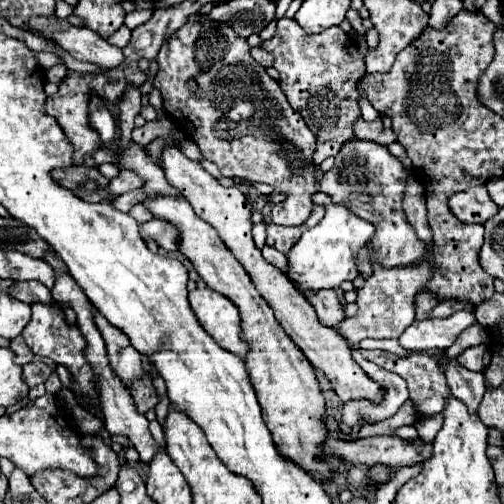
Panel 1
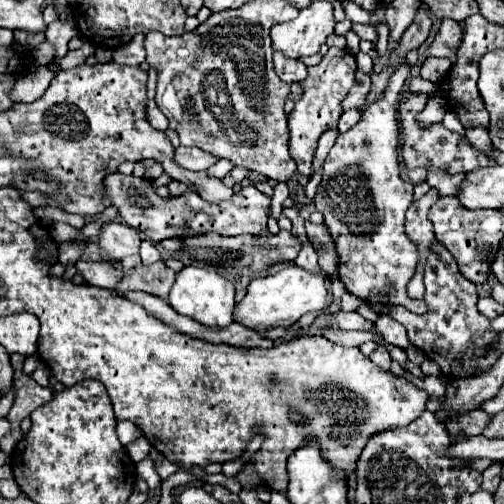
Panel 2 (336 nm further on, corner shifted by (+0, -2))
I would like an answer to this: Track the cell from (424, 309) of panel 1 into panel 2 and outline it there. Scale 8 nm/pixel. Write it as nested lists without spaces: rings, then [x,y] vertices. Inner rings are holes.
[[[433,240],[431,254],[425,262],[423,282],[425,302],[429,306],[427,314],[415,316],[403,306],[391,306],[391,318],[405,326],[411,344],[423,350],[425,356],[439,366],[441,374],[447,380],[479,376],[491,370],[495,360],[501,356],[501,350],[495,350],[495,344],[499,342],[499,332],[491,330],[489,318],[485,318],[477,310],[475,284],[461,276],[455,258],[439,240]]]

